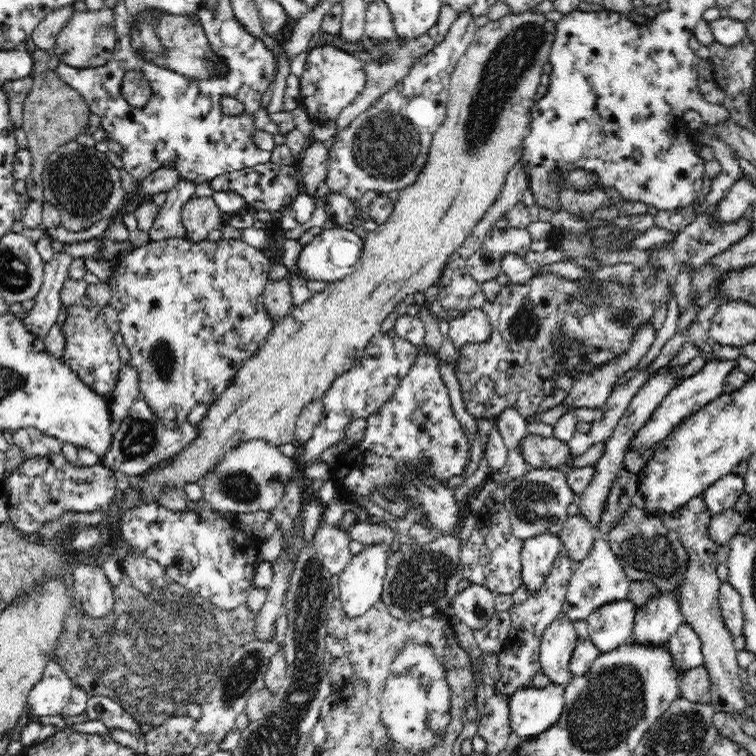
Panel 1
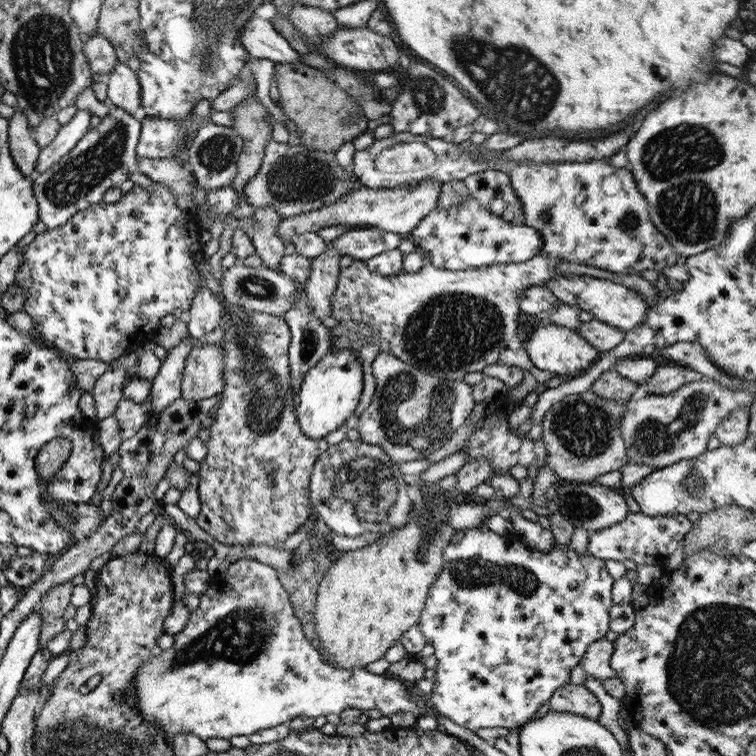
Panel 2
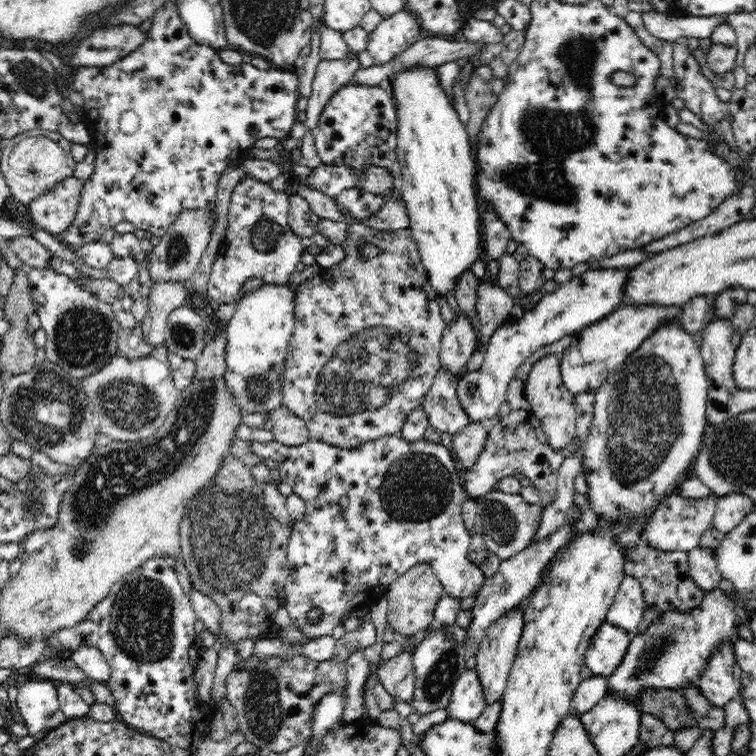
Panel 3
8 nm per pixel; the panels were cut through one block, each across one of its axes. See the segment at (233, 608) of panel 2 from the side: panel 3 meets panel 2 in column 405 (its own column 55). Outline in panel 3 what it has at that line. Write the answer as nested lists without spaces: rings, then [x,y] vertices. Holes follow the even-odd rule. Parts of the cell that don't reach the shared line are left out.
[[[27,678],[18,685],[18,694],[16,696],[16,710],[22,716],[24,726],[28,730],[28,735],[35,737],[40,730],[47,729],[48,718],[59,710],[57,699],[56,683],[43,678]]]

